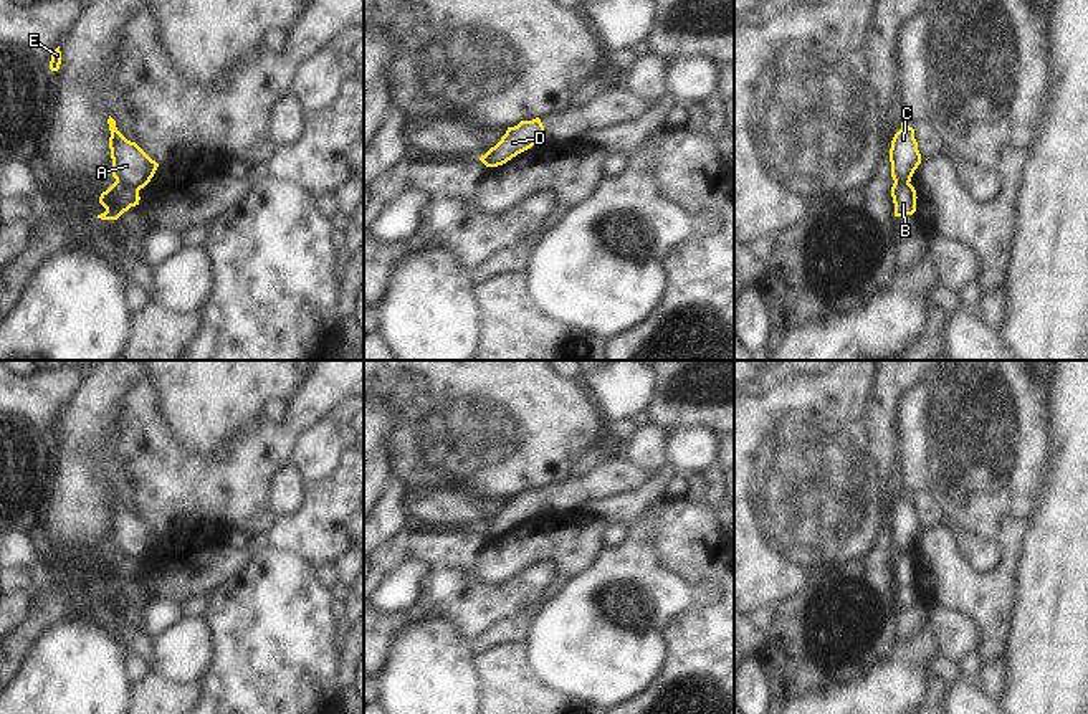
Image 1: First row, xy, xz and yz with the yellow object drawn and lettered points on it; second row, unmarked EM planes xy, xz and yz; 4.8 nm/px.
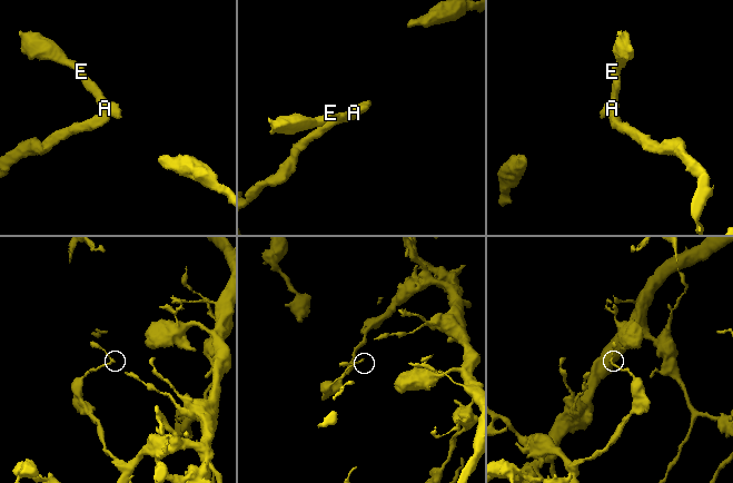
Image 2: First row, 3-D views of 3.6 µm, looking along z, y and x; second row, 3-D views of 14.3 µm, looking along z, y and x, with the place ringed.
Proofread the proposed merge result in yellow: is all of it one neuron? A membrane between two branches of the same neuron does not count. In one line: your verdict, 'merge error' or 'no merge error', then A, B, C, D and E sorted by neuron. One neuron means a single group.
merge error; A C D E / B

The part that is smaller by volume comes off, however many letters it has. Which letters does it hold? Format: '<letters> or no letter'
A, C, D, E

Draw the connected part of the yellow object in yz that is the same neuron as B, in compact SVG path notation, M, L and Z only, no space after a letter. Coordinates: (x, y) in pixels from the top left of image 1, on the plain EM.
M895 552L891 557L895 587L913 585L916 582L916 560L909 552Z

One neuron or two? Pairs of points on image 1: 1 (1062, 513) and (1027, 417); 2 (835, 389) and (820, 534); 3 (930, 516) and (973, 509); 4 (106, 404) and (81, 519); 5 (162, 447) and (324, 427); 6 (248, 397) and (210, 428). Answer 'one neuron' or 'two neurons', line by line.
1: two neurons
2: one neuron
3: two neurons
4: one neuron
5: two neurons
6: one neuron

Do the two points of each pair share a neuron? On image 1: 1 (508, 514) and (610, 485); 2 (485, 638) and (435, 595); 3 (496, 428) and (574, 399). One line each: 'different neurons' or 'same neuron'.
1: same neuron
2: different neurons
3: same neuron

